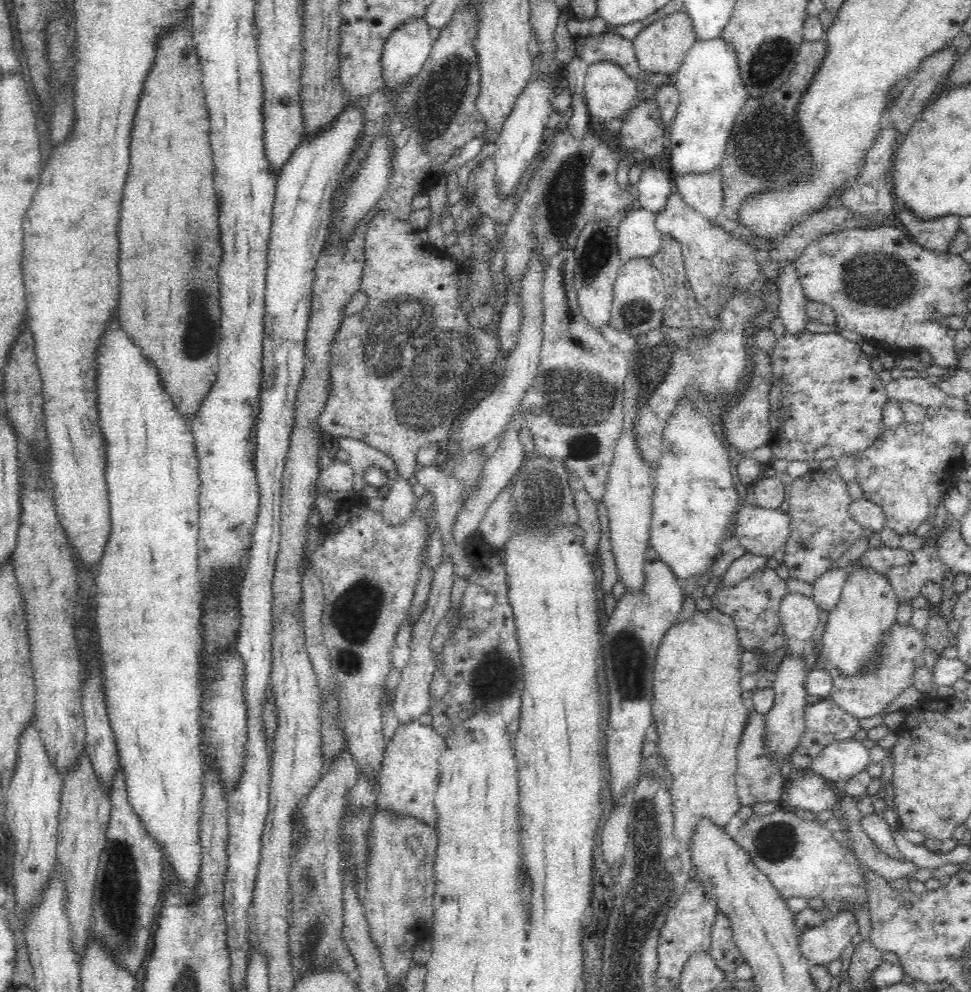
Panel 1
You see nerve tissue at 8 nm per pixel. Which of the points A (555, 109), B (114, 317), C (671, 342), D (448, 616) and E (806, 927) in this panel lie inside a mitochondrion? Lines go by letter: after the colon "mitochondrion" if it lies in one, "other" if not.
A: other
B: other
C: other
D: other
E: other

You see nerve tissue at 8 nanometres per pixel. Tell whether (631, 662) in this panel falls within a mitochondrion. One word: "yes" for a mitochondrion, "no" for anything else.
yes

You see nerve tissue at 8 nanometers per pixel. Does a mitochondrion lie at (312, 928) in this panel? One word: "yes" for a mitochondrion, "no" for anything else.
yes

